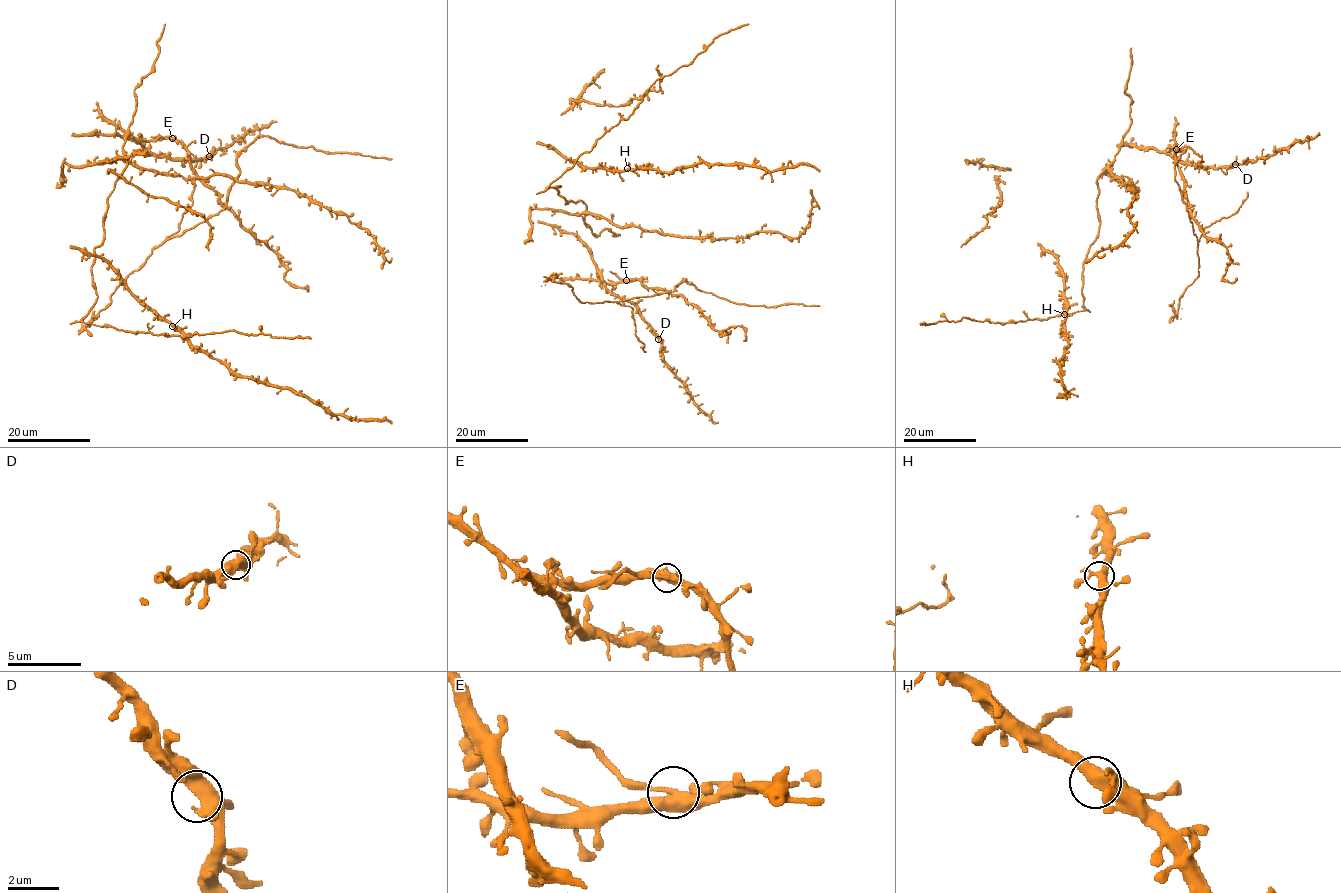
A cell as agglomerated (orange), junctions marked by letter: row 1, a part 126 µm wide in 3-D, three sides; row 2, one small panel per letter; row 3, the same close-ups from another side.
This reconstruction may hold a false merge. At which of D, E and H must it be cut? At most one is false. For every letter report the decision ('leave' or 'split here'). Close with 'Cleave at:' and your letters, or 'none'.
D: leave
E: split here
H: leave
Cleave at: E

